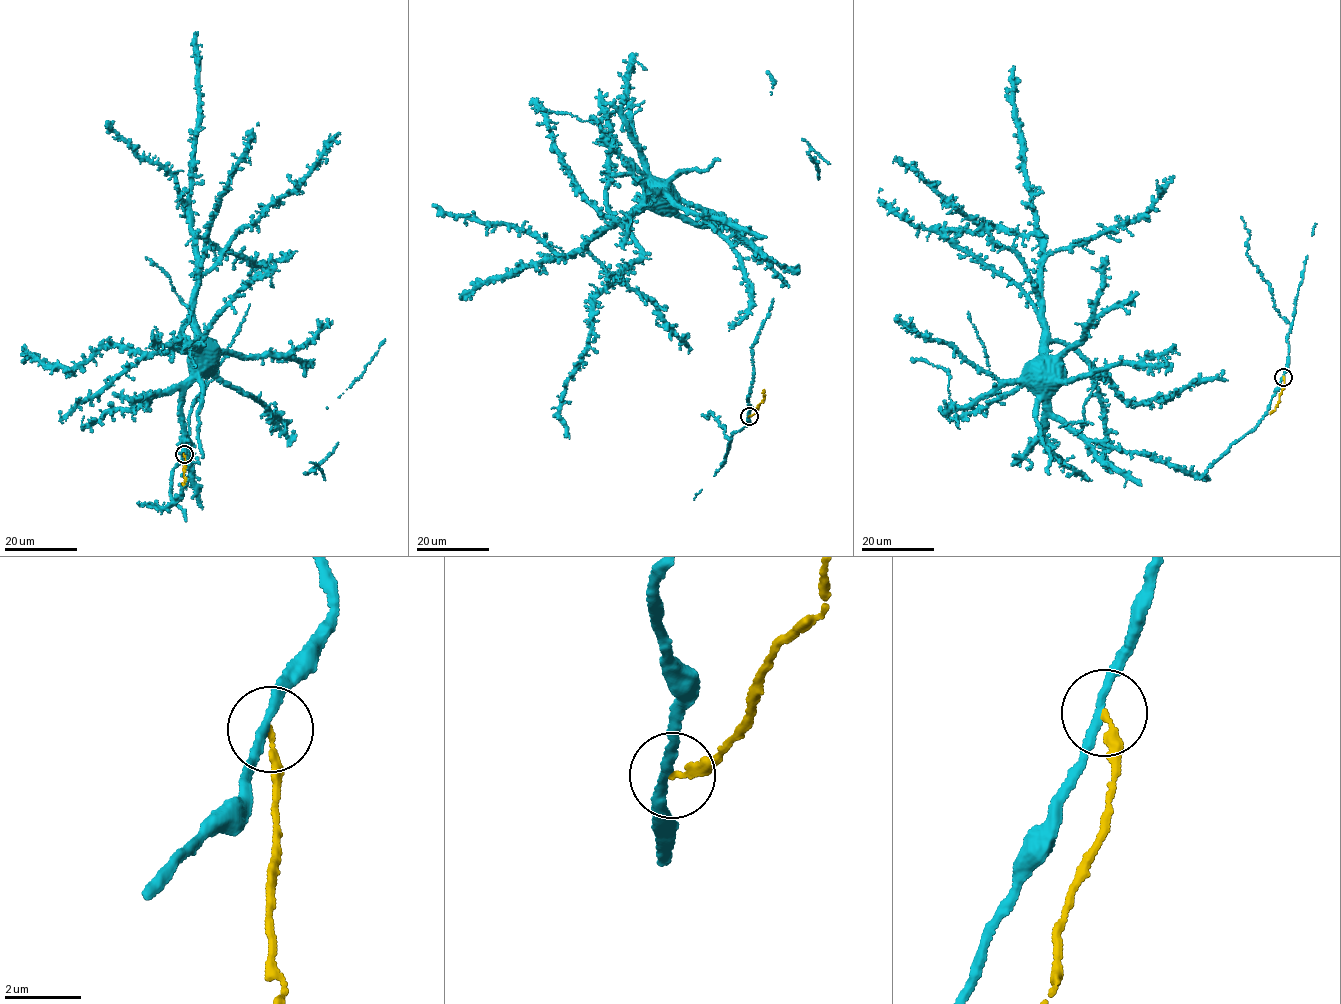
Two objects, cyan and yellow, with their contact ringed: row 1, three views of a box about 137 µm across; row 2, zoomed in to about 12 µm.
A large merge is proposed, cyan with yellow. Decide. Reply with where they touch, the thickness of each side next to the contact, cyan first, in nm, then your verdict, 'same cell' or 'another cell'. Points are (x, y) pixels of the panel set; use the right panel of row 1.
at (1283, 377); 200 nm thick on the cyan side, 160 nm on the other; another cell

